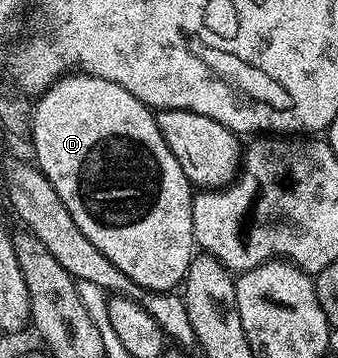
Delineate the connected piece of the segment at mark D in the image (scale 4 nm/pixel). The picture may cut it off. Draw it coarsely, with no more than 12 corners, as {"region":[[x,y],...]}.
{"region":[[82,72],[38,95],[38,170],[105,257],[174,291],[193,187],[152,107]]}

